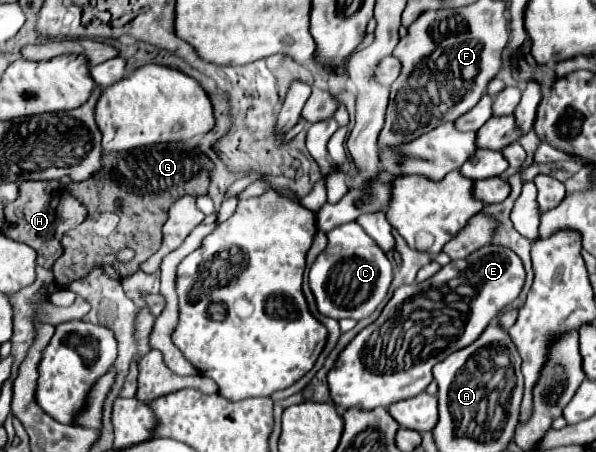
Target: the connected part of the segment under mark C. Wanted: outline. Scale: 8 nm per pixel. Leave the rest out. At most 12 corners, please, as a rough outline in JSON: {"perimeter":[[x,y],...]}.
{"perimeter":[[356,223],[328,233],[310,269],[316,307],[364,319],[392,263]]}

